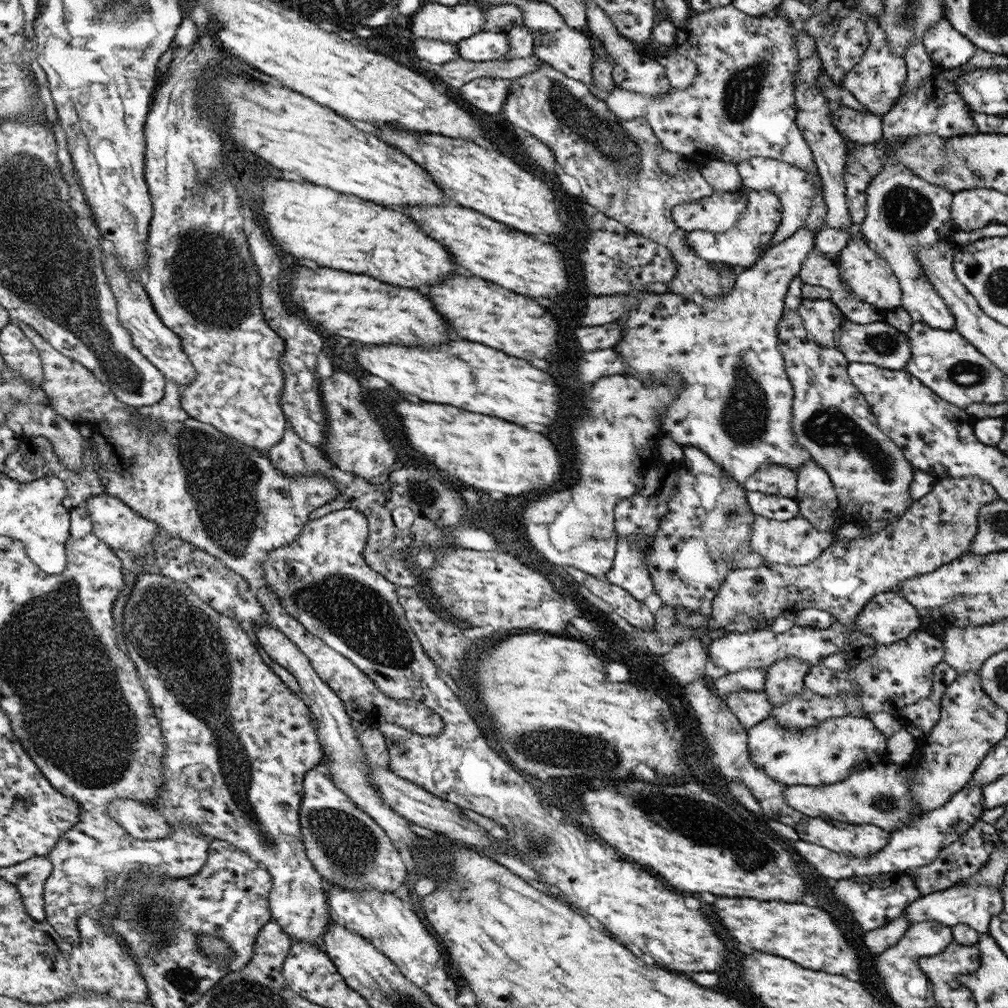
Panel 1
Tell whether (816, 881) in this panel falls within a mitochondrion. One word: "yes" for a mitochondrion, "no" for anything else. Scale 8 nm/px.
no

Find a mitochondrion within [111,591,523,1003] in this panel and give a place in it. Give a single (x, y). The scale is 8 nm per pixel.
(155, 918)

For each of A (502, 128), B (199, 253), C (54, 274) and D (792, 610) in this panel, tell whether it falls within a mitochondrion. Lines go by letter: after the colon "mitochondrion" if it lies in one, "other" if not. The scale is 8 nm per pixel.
A: other
B: mitochondrion
C: mitochondrion
D: other

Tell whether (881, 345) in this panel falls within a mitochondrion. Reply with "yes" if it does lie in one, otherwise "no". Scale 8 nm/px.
yes

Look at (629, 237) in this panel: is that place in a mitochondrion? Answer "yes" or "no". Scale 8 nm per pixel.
no

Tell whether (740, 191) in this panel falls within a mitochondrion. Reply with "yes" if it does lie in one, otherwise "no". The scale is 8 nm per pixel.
no

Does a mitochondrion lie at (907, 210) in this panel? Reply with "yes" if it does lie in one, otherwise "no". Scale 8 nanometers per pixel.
yes

